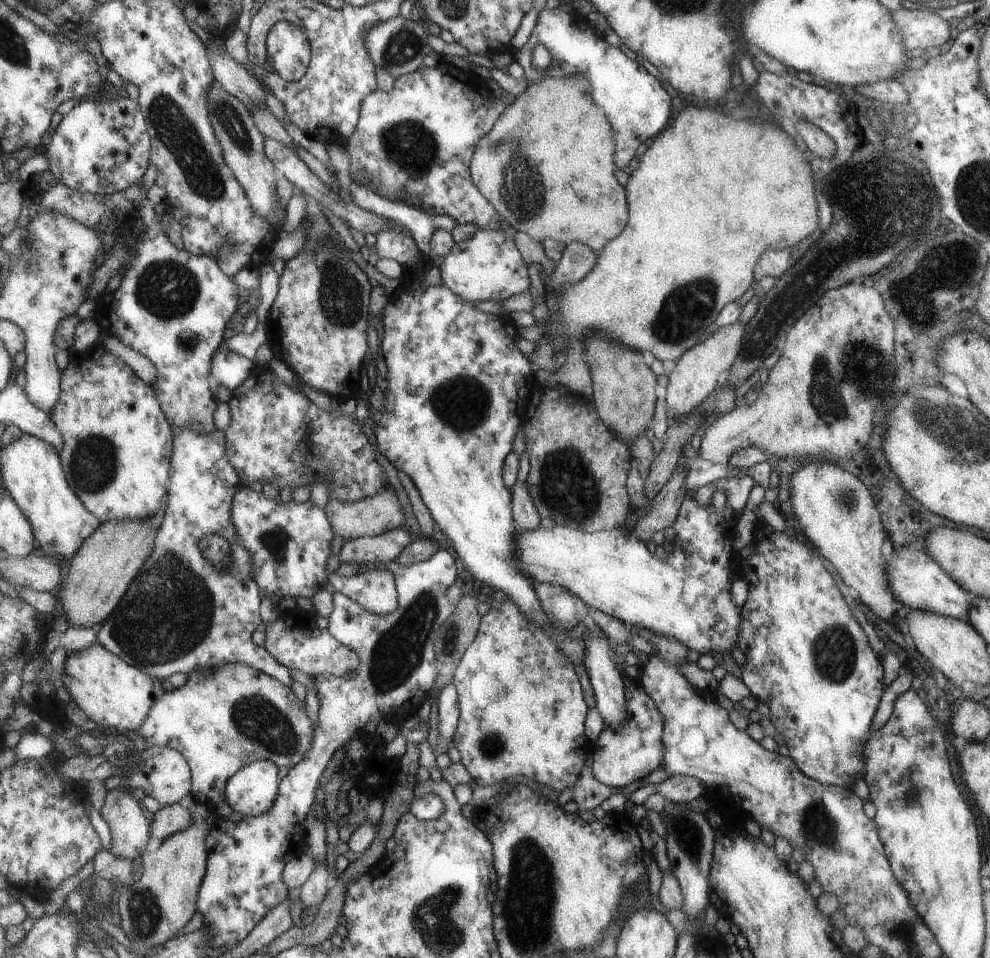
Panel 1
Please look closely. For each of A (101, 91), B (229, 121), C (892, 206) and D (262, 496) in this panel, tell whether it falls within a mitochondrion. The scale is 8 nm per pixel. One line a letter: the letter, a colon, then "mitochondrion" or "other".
A: other
B: mitochondrion
C: mitochondrion
D: other

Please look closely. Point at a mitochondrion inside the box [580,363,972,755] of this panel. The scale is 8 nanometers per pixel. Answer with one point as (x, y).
(835, 651)

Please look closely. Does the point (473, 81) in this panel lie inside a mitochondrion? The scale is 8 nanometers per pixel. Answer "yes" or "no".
no

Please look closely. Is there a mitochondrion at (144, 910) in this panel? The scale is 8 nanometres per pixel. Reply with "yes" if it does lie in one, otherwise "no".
yes

